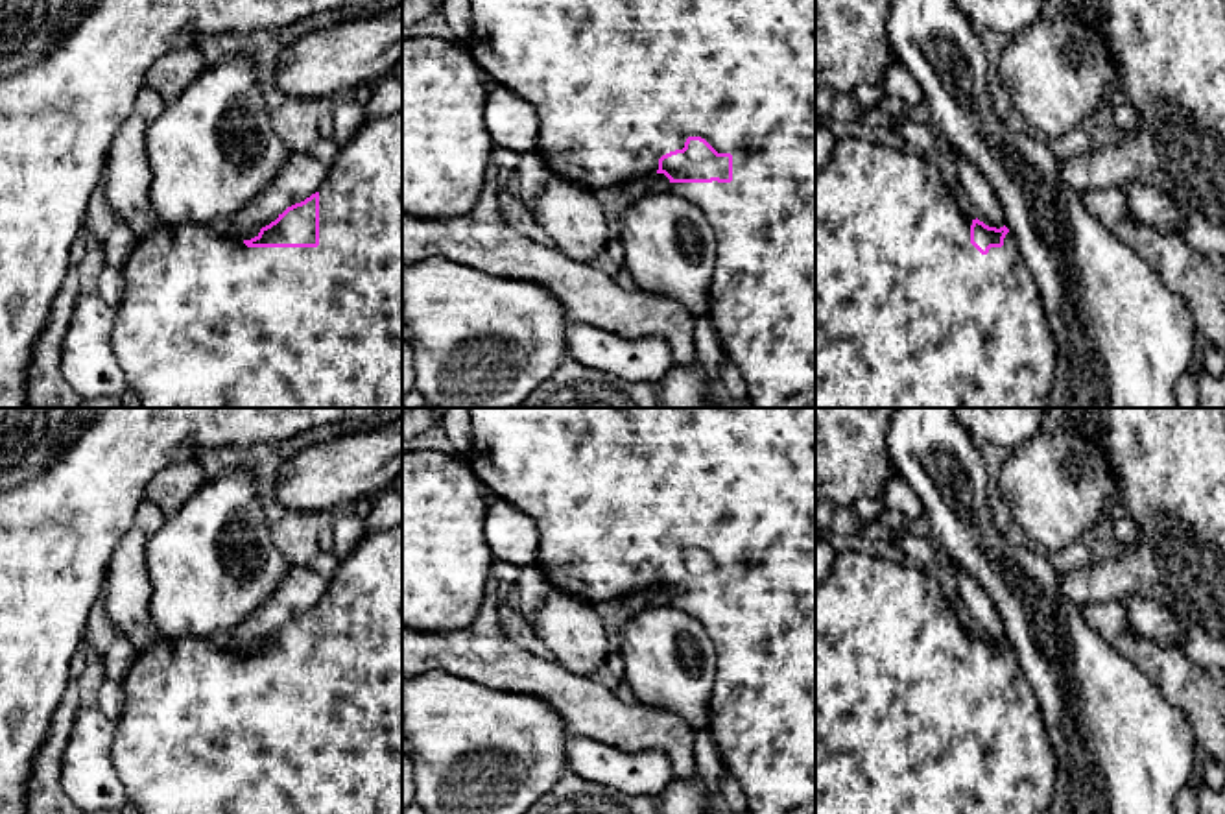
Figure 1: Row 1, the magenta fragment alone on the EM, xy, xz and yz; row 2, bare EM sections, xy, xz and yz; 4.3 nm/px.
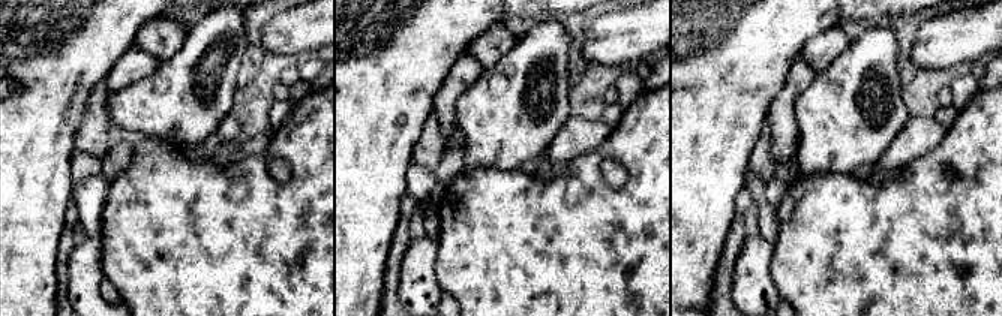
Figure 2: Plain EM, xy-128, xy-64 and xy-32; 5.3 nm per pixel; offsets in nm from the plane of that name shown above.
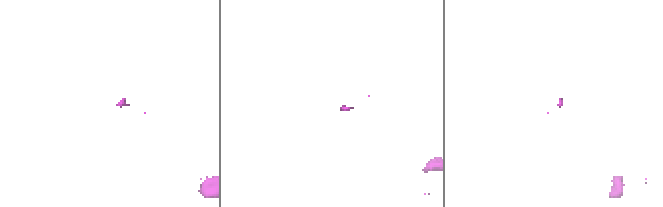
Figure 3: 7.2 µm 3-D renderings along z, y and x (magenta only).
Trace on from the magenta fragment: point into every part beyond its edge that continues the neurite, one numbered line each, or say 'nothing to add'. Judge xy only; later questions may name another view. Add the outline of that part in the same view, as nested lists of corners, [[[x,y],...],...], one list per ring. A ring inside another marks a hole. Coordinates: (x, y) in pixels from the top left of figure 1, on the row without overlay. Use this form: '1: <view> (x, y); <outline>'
1: xy (203, 731); [[[402,522],[382,532],[367,532],[358,546],[339,561],[336,572],[328,580],[328,587],[319,600],[319,659],[317,661],[247,661],[244,652],[216,646],[203,637],[161,637],[131,664],[124,683],[124,712],[114,727],[114,742],[111,746],[111,760],[125,786],[127,801],[138,814],[402,814]]]

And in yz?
1: yz (906, 722); [[[863,550],[838,552],[823,583],[815,585],[815,814],[1050,814],[1057,759],[1044,727],[1037,694],[1011,646],[1002,661],[981,668],[970,657],[972,633],[935,578],[919,563]]]

